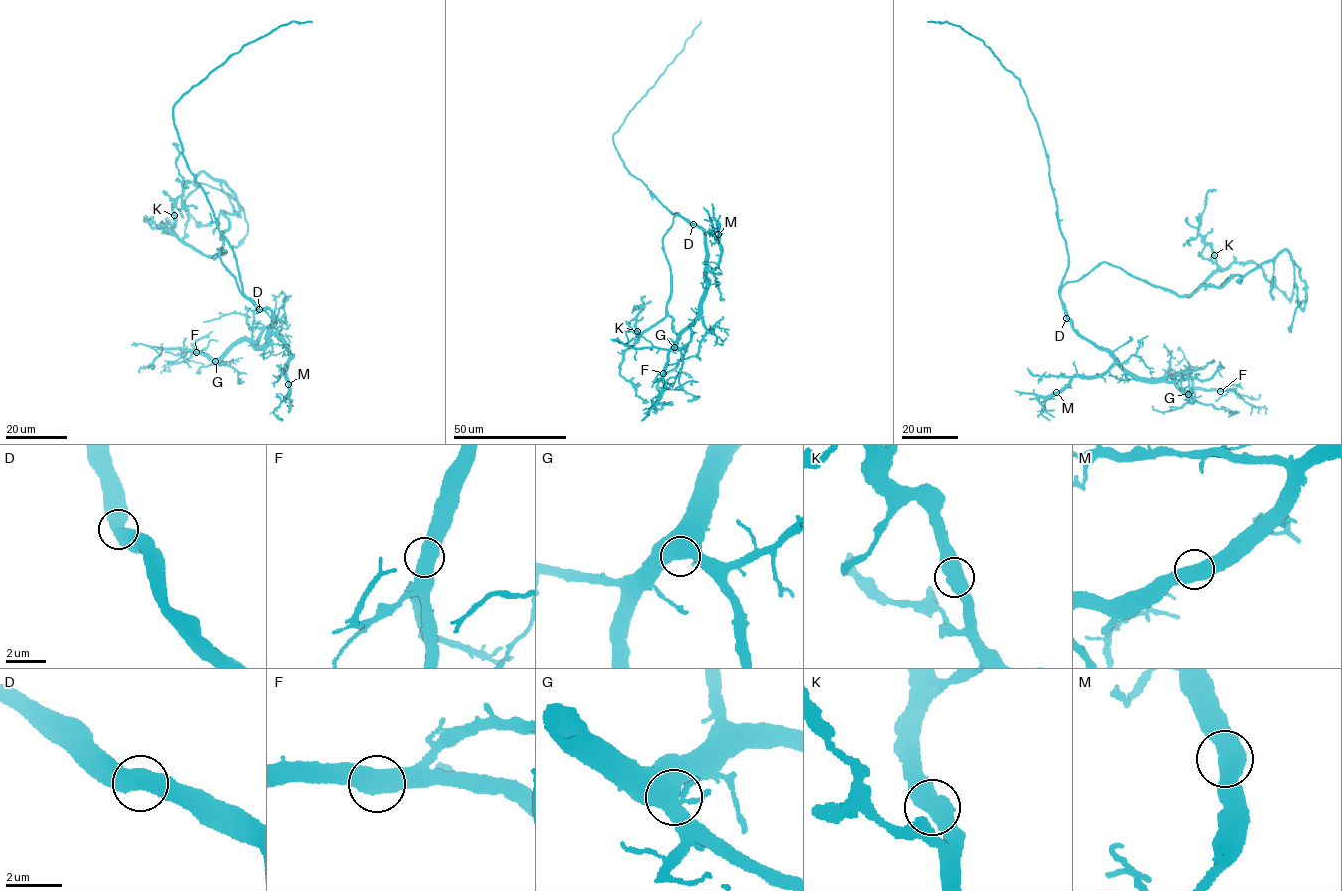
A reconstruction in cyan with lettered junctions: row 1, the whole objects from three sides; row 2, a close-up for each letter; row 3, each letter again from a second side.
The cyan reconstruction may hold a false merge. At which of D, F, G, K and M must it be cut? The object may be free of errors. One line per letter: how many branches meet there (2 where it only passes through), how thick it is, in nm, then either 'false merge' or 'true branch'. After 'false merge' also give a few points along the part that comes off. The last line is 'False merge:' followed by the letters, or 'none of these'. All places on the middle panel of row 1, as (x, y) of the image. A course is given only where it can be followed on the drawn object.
D: 2 branches meet; 600 nm thick; true branch
F: 2 branches meet; 600 nm thick; true branch
G: 2 branches meet; 600 nm thick; true branch
K: 2 branches meet; 600 nm thick; true branch
M: 2 branches meet; 550 nm thick; true branch
False merge: none of these

